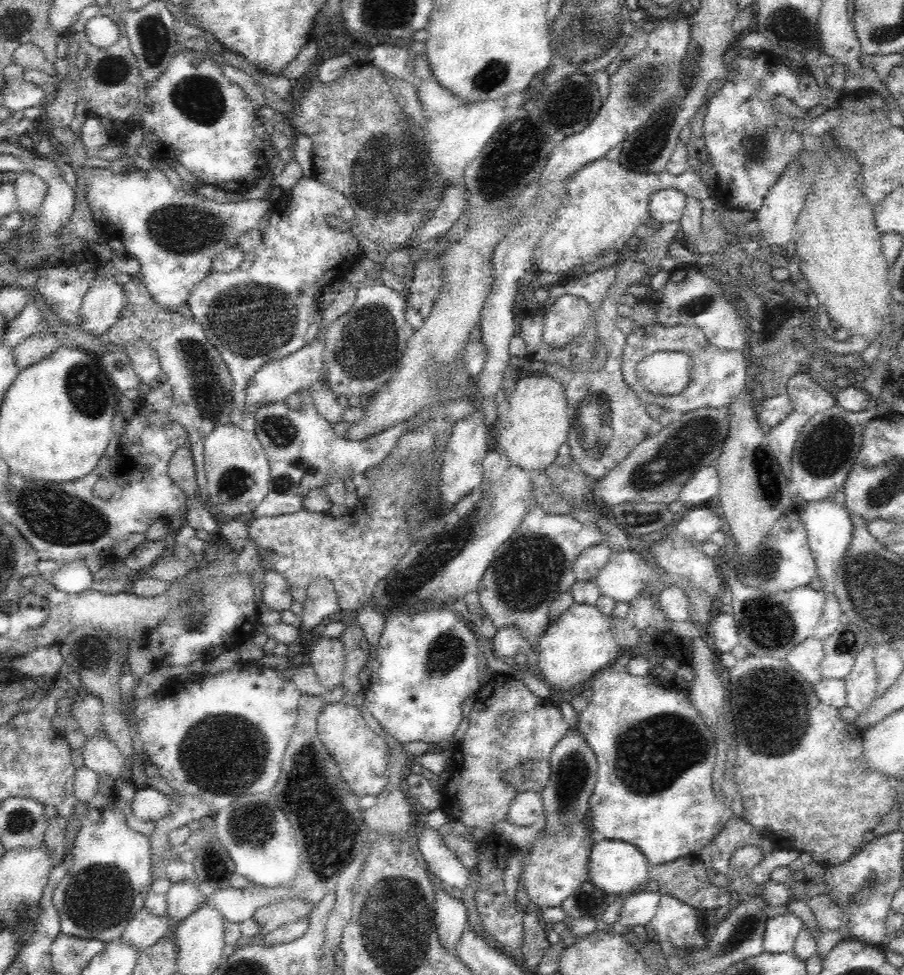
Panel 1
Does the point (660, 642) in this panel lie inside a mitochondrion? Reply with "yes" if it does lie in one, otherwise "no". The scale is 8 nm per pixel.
no

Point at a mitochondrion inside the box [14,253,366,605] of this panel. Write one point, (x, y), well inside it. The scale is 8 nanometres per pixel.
(238, 301)

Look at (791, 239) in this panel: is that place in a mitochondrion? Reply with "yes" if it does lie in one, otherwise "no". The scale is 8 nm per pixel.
no

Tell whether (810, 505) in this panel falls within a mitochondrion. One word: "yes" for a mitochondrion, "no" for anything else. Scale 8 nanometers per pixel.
no

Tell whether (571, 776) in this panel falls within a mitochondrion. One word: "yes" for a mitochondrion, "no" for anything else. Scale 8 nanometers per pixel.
yes

